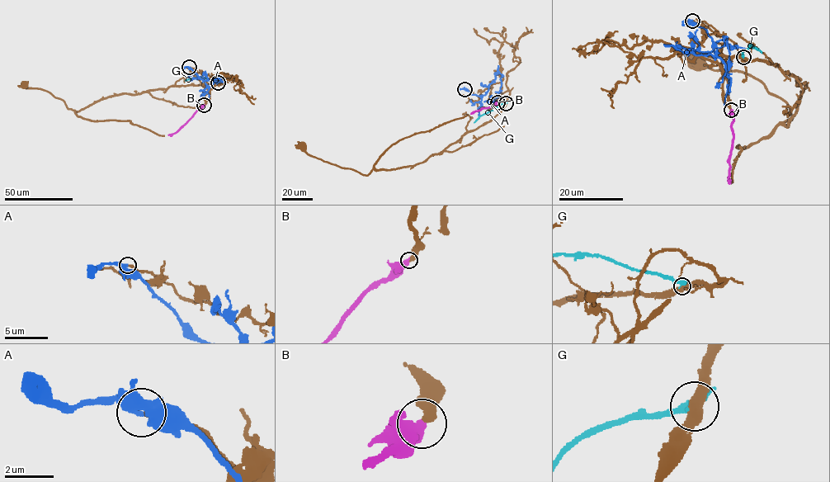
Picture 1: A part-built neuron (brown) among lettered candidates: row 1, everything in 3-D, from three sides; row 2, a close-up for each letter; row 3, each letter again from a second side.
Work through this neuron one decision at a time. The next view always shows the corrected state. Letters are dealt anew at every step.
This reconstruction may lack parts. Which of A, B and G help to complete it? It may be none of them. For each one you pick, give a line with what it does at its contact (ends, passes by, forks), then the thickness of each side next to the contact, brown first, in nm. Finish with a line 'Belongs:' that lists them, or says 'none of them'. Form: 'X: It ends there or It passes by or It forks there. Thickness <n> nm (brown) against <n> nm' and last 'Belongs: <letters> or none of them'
B: It ends there. Thickness 300 nm (brown) against 550 nm
Belongs: B

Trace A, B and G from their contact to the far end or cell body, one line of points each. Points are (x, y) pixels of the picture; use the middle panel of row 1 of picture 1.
A: (464, 89), (472, 94), (483, 95), (497, 72), (501, 75), (502, 87), (497, 97), (491, 100)
B: (497, 102), (470, 114)
G: (506, 103), (480, 115), (473, 122)

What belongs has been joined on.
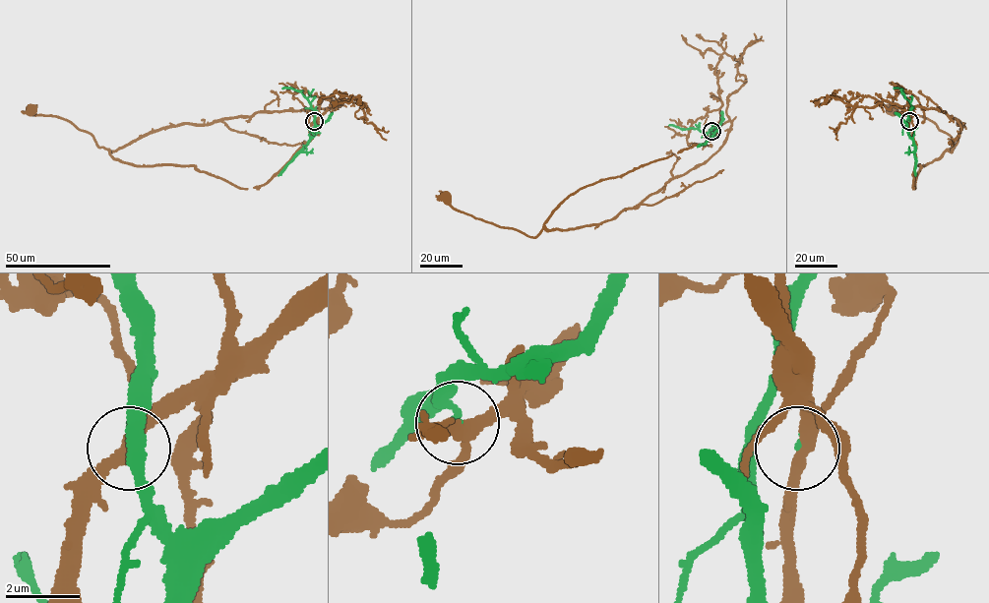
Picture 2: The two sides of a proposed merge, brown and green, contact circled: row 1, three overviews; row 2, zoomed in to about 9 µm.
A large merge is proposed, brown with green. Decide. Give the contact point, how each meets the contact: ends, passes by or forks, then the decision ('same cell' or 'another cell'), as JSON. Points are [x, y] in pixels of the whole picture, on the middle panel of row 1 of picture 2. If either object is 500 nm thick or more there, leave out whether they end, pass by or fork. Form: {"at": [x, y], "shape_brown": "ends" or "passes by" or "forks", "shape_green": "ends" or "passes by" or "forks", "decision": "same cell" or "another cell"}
{"at": [711, 131], "shape_brown": "passes by", "shape_green": "ends", "decision": "another cell"}

